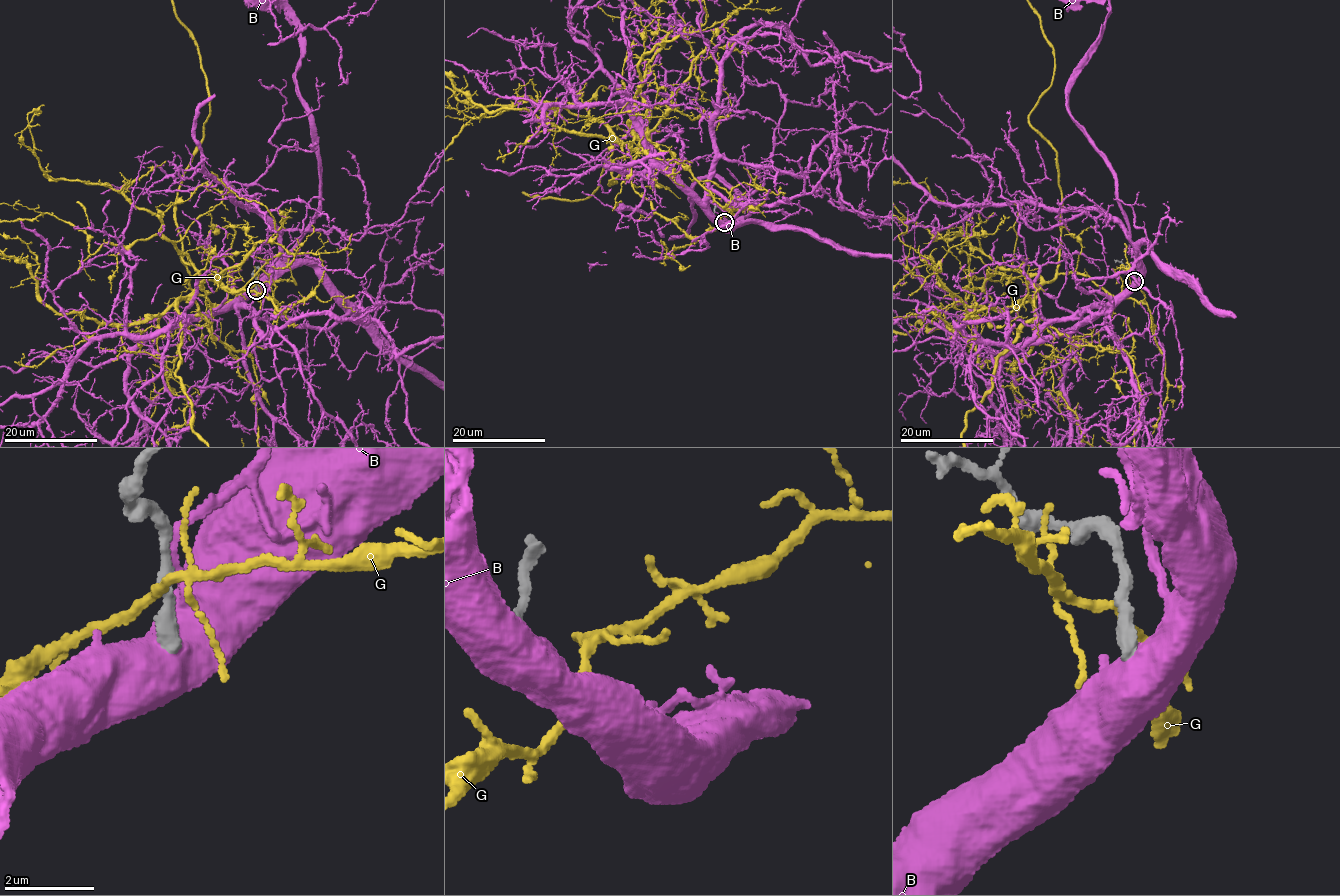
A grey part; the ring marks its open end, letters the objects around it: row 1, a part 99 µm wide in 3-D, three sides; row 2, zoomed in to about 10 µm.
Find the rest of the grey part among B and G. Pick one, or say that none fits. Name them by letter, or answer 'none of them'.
none of them

